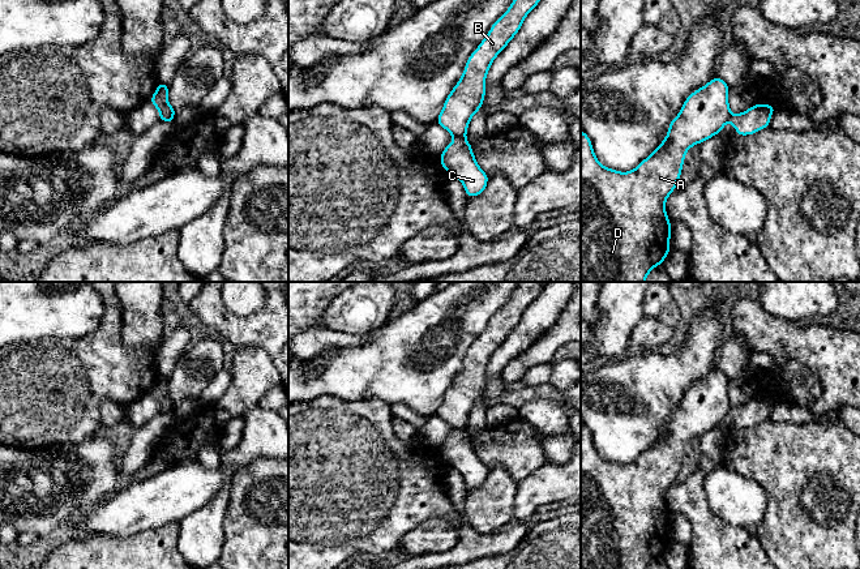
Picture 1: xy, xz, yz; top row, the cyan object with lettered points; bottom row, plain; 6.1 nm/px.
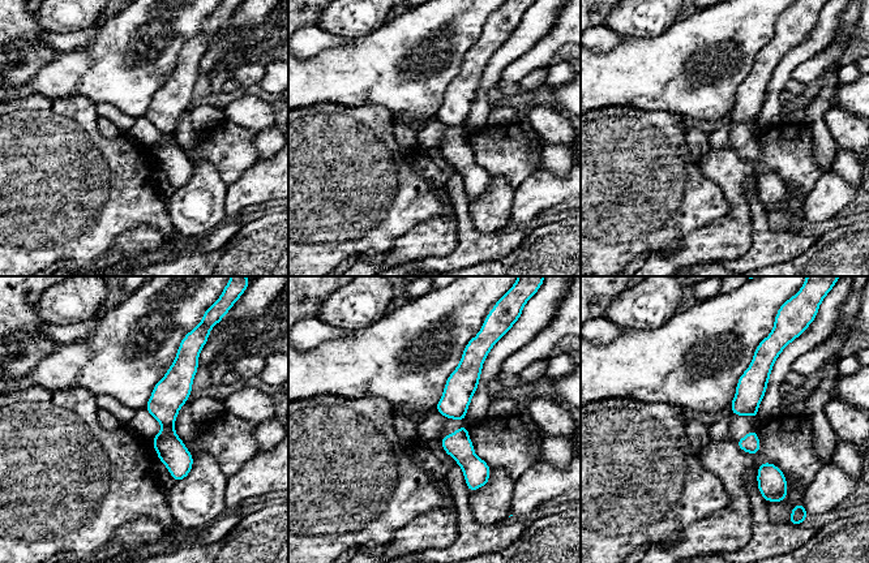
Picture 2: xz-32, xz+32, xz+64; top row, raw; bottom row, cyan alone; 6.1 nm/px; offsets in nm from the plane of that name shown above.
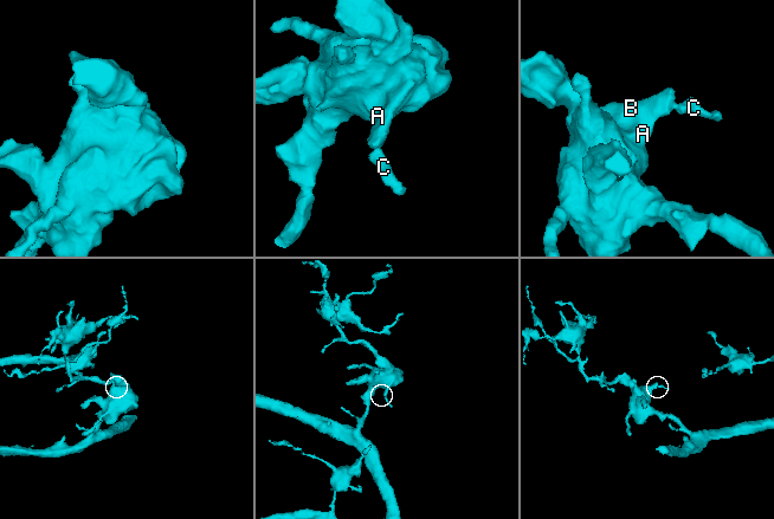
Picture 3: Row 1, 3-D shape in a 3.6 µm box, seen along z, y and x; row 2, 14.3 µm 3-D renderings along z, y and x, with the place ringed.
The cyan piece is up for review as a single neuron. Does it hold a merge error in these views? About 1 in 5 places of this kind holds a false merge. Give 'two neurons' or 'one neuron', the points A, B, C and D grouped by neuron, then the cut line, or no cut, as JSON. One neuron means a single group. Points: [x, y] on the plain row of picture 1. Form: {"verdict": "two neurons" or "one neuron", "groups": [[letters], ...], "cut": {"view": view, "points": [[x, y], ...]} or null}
{"verdict": "two neurons", "groups": [["A", "B", "D"], ["C"]], "cut": {"view": "xz", "points": [[463, 428], [460, 431]]}}

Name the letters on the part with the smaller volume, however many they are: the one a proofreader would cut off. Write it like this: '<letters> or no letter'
C

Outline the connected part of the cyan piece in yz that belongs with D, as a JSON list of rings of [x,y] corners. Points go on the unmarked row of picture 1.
[[[716,368],[688,388],[680,406],[669,415],[660,438],[629,465],[602,458],[594,446],[590,429],[581,423],[581,569],[647,569],[655,559],[663,556],[671,544],[671,514],[664,496],[677,478],[686,444],[693,437],[720,427],[729,412],[728,385],[729,378]]]

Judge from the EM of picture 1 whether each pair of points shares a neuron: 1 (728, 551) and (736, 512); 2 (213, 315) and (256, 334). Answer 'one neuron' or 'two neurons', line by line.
1: two neurons
2: one neuron

